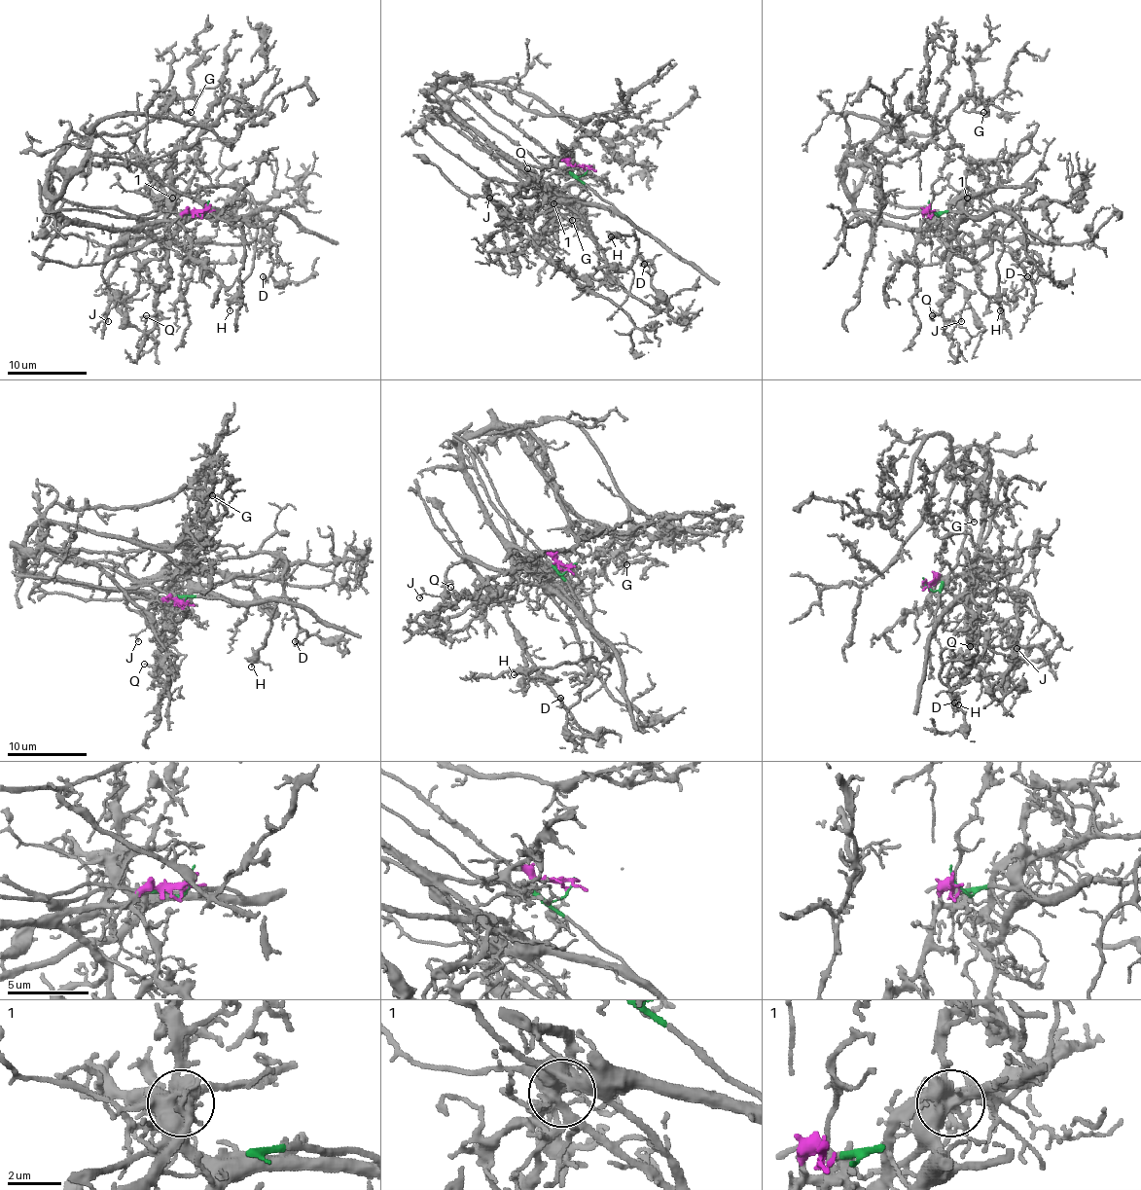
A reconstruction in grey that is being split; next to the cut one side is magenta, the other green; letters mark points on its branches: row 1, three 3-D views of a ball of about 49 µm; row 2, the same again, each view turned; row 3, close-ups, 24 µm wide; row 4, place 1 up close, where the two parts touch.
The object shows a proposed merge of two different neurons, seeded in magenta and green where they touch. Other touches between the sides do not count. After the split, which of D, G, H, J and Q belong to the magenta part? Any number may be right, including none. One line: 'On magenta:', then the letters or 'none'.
On magenta: G, Q

